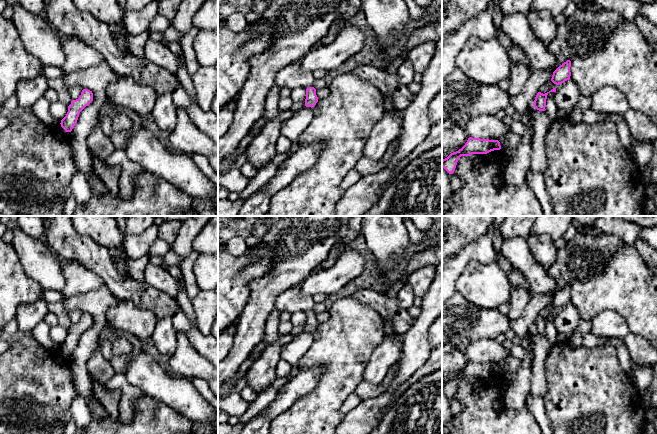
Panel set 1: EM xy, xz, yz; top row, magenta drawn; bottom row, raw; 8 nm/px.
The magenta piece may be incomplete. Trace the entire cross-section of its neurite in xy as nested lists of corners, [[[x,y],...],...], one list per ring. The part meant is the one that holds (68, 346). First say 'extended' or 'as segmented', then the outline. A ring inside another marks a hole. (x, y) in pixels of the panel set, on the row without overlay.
as segmented | [[[83,313],[78,323],[72,324],[68,330],[66,340],[61,344],[61,351],[66,356],[71,356],[77,347],[80,336],[93,325],[93,317],[88,313]]]

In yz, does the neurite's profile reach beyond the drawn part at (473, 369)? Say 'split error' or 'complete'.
complete

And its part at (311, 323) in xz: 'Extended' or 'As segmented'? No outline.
As segmented

